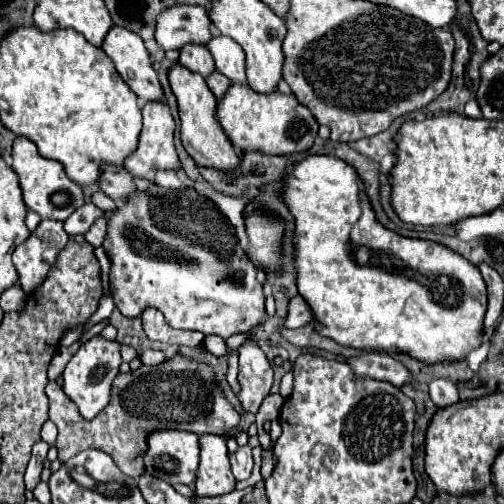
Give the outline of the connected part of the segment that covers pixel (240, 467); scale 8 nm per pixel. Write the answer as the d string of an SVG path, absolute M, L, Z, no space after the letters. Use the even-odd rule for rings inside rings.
M249 446L237 448L237 452L231 454L231 472L235 480L247 480L251 476L251 470L253 470L251 448Z

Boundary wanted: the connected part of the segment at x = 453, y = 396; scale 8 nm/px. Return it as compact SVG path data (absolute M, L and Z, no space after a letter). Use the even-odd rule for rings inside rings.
M433 380L429 384L429 394L431 394L431 400L435 402L435 406L439 406L439 408L445 408L445 406L459 402L457 386L449 380Z

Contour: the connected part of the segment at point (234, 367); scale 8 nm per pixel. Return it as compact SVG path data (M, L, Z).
M232 351L228 361L227 381L234 393L239 392L240 390L237 376L238 376L238 353L237 351Z

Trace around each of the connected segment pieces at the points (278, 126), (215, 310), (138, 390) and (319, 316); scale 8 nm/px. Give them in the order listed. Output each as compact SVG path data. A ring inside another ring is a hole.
M231 84L219 98L217 120L237 150L259 150L265 154L293 154L305 152L313 144L319 128L315 116L293 94L257 94L247 84Z
M149 184L145 192L131 194L121 208L109 214L103 248L111 260L111 298L117 310L127 318L141 316L145 308L157 308L163 312L165 322L171 328L197 330L205 336L215 334L223 340L233 334L247 334L261 324L261 316L265 314L265 296L263 286L257 280L257 268L239 246L235 228L227 216L191 186L165 190Z
M179 354L159 366L141 366L135 372L117 374L113 380L113 396L109 406L105 406L105 410L89 422L81 418L77 406L67 398L57 382L49 380L45 394L49 398L49 418L59 430L55 446L61 462L67 462L81 450L97 448L109 454L121 472L131 478L139 478L145 472L143 454L147 452L147 434L151 430L173 428L193 432L197 436L227 436L239 424L239 414L215 386L211 368Z
M315 154L307 156L301 162L295 162L285 168L283 174L283 188L281 188L281 200L287 204L295 230L293 230L293 246L295 246L295 274L297 274L297 290L303 296L303 300L309 304L313 316L315 316L315 330L325 336L335 340L341 346L351 346L351 348L373 348L373 350L393 350L393 352L405 352L417 360L423 360L427 364L441 362L441 360L463 360L471 350L479 348L483 342L483 316L485 316L485 306L487 306L487 290L485 290L485 280L481 278L481 272L477 266L473 266L469 260L459 256L453 250L447 250L445 246L429 240L413 240L399 236L385 226L381 226L375 220L375 214L371 210L371 204L367 196L363 194L363 182L357 176L357 172L343 162L341 158L333 154ZM383 258L389 260L389 264L383 262Z

